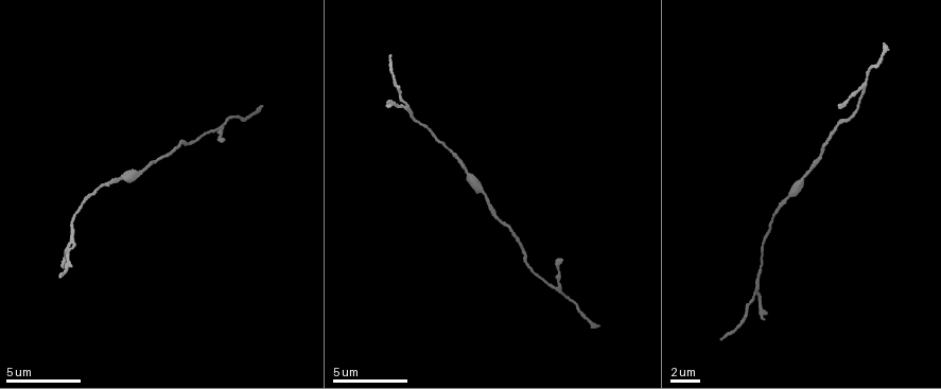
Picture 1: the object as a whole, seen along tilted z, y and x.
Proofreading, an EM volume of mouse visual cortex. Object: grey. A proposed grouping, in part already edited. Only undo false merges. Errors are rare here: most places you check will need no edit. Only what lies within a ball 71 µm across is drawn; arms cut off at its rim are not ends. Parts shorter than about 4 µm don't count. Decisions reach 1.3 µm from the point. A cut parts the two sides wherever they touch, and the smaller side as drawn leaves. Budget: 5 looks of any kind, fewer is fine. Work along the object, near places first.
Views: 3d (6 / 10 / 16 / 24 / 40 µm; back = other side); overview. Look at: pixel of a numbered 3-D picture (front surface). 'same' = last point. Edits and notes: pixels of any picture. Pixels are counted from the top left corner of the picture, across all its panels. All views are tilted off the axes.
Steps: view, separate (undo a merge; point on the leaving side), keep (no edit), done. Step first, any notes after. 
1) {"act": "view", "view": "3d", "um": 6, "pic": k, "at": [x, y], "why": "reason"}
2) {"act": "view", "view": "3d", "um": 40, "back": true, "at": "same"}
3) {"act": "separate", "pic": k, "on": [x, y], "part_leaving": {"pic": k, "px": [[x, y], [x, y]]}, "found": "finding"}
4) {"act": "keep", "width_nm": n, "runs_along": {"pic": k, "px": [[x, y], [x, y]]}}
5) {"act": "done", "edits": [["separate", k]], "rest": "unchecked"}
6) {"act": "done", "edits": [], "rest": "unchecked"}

{"act": "view", "view": "3d", "um": 10, "pic": 1, "at": [410, 114], "why": "sudden change in width"}

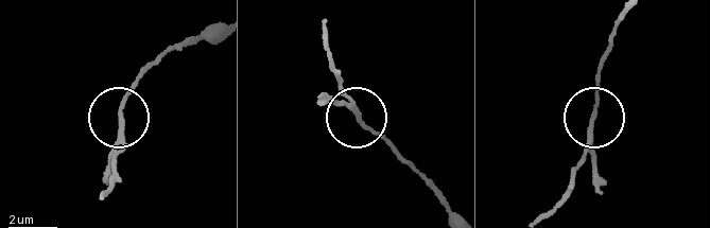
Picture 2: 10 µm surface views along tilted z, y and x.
{"act": "view", "view": "3d", "um": 6, "pic": 2, "at": [593, 118]}

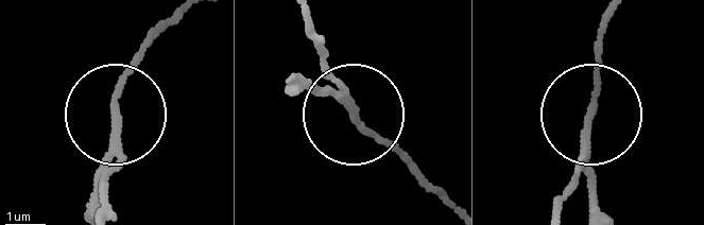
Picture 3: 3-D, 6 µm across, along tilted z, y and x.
{"act": "keep", "runs_along": {"pic": 3, "px": [[448, 200], [295, 71]]}, "found": "one neuron here"}

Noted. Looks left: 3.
{"act": "view", "view": "3d", "um": 16, "pic": 1, "at": [138, 174]}

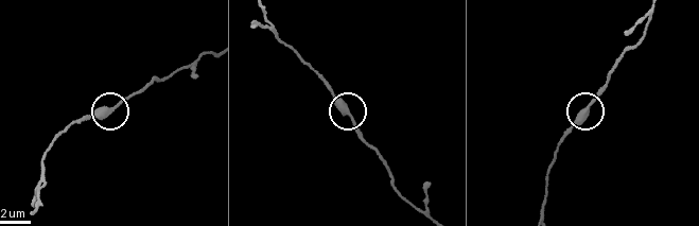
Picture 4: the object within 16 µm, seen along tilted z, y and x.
{"act": "keep", "side_arm_um": 13, "found": "continuous, no second neuron"}

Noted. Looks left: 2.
{"act": "view", "view": "3d", "um": 6, "pic": 1, "at": [199, 139], "why": "side arm on a straight run"}

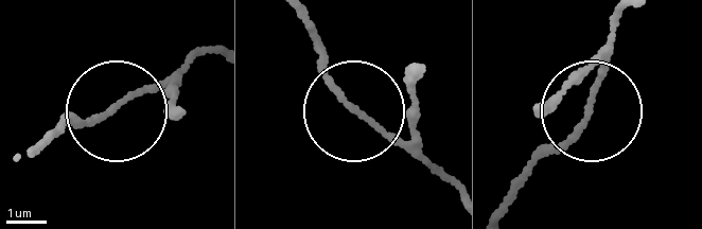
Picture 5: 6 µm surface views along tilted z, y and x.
{"act": "keep", "arms": 3, "runs_along": {"pic": 5, "px": [[508, 203], [541, 157], [574, 136], [611, 30]]}, "found": "all the same neuron"}

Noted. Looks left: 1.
{"act": "done", "edits": [], "rest": "unchecked"}

